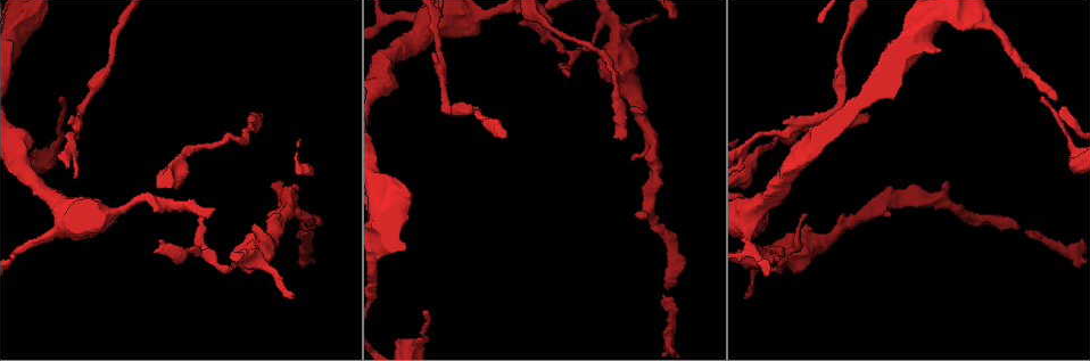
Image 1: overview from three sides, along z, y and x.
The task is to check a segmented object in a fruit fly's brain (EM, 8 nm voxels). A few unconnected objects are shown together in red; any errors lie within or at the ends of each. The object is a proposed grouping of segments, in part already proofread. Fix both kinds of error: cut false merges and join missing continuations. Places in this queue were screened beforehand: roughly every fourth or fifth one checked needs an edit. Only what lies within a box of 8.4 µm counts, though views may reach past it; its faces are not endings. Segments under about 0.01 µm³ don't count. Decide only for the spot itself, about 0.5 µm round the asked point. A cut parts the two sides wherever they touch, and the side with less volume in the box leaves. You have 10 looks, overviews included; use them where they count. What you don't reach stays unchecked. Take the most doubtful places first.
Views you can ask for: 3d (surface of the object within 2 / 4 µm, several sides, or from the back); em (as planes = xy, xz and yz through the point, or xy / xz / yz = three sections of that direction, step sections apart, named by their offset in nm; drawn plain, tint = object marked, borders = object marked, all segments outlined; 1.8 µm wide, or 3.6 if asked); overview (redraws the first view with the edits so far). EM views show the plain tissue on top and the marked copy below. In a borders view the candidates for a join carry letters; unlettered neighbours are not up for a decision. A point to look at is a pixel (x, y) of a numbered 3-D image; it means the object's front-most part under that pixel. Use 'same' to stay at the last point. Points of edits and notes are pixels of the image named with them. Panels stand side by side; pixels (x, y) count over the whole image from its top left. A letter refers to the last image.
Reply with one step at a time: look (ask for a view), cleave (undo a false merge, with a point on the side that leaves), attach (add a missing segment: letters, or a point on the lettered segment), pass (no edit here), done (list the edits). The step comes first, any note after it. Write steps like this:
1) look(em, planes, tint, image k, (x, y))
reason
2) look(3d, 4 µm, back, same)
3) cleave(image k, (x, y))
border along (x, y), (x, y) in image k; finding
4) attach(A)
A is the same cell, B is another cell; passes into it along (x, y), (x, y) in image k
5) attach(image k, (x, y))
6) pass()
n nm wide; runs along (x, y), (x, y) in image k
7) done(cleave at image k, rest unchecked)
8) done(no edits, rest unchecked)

look(em, planes, borders, image 1, (1017, 229))
an open end

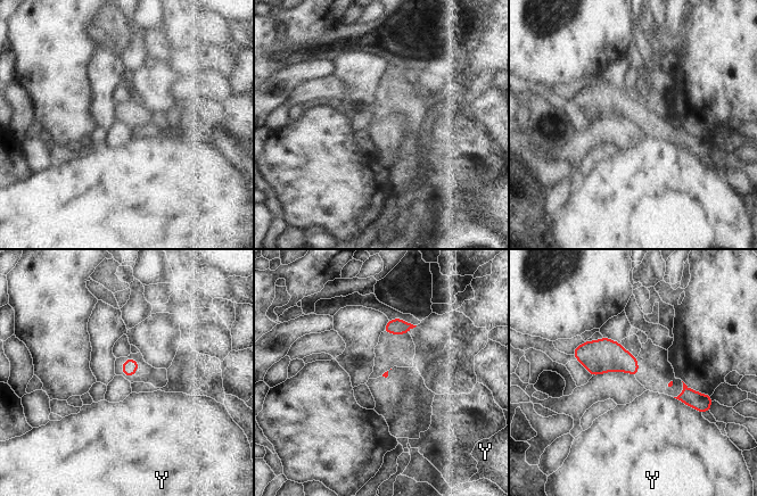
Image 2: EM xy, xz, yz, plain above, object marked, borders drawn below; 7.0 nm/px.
pass()
Y touches over 240 nm; Y is another cell; border along (673, 397), (701, 413) in image 2; no lettered segment goes on from it

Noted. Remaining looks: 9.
look(3d, 4 µm, image 1, (867, 115))
branch stops here

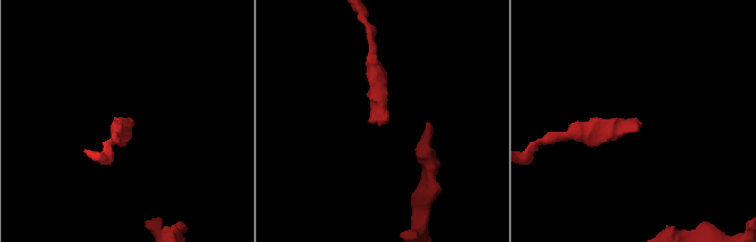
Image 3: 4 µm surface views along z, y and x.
look(em, xz, step 8, tint, image 3, (369, 121))

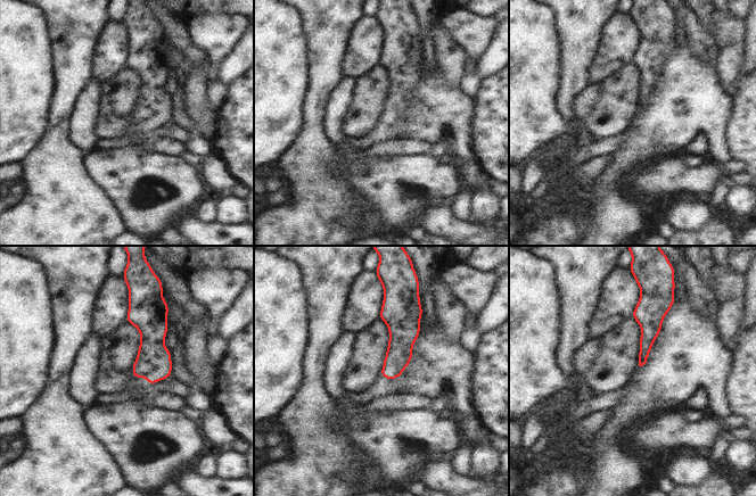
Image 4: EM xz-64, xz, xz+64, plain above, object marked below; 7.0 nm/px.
look(em, xz, step 8, borders, same)

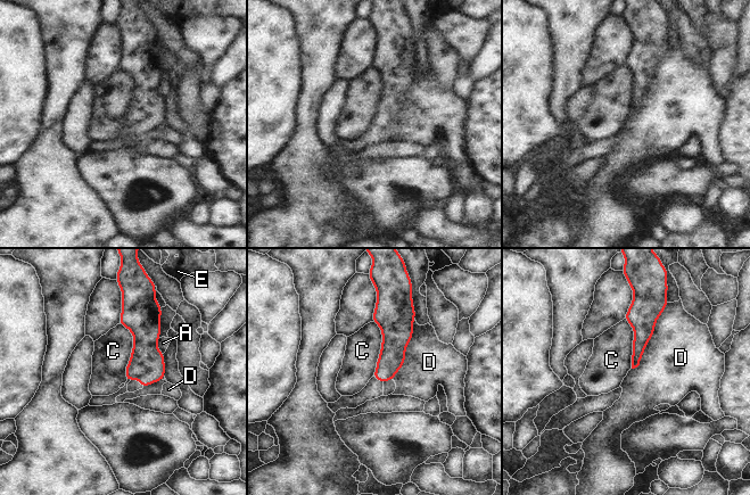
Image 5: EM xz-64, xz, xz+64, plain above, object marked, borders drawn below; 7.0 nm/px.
pass()
A, C, D and E are other cells; border along (120, 323), (133, 338), (125, 380) in image 5; none of them fits

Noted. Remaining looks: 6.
look(em, planes, borders, image 1, (266, 214))
an open end

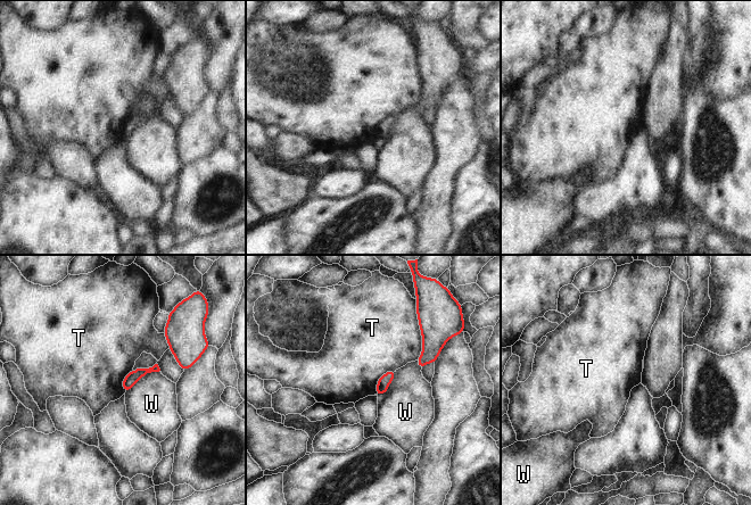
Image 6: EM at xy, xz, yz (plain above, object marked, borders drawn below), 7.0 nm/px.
pass()
T and W are other cells; runs along (156, 369), (138, 373), (124, 386) in image 6; no lettered segment goes on from it

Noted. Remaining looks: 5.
look(em, planes, borders, image 1, (207, 253))
branch point

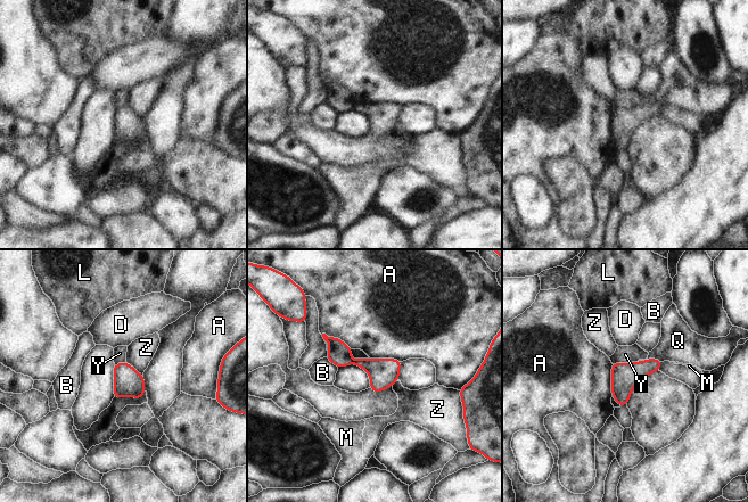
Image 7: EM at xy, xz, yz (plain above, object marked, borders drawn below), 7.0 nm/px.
cleave(image 7, (339, 354))
A, B, D, L, M, Q, Y and Z are other cells; border along (354, 360), (352, 363) in image 7; a second neuron is stuck on

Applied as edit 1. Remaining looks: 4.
done(cleave at image 7, rest unchecked)

